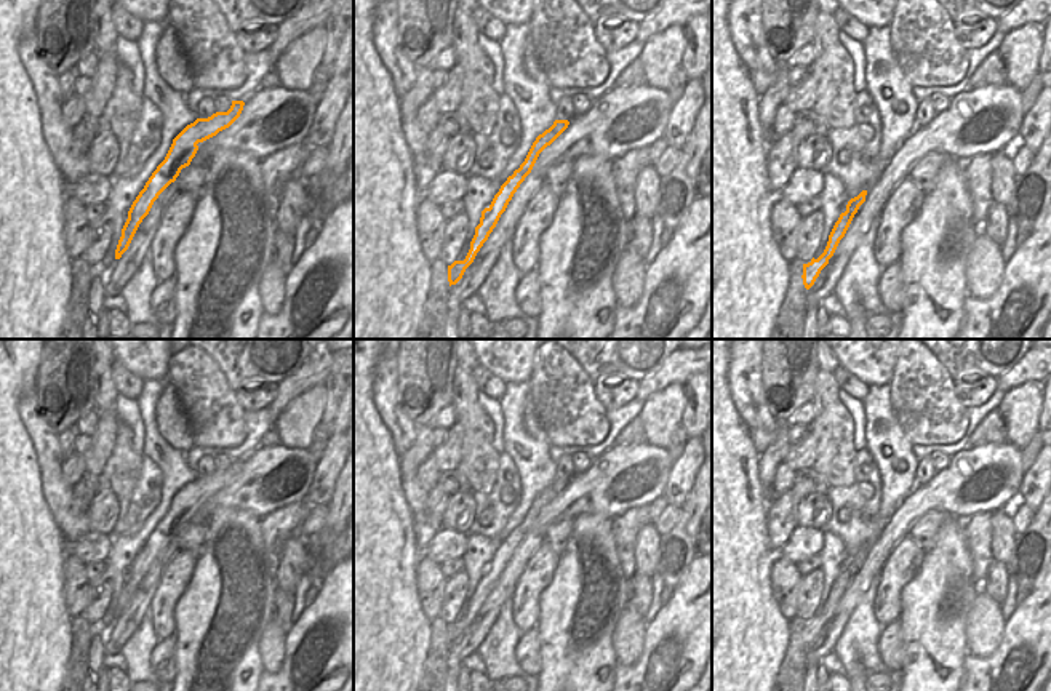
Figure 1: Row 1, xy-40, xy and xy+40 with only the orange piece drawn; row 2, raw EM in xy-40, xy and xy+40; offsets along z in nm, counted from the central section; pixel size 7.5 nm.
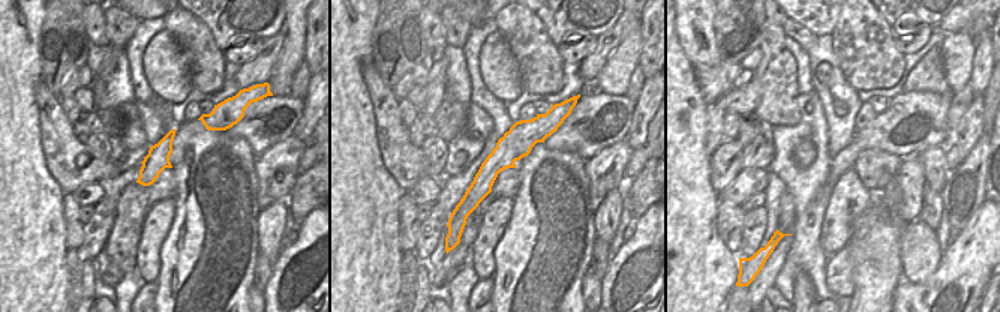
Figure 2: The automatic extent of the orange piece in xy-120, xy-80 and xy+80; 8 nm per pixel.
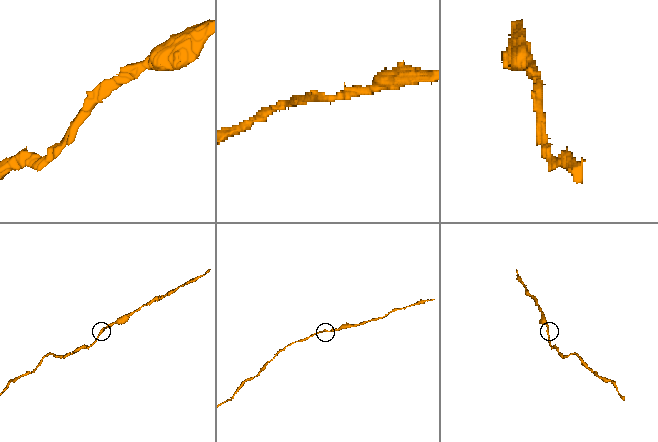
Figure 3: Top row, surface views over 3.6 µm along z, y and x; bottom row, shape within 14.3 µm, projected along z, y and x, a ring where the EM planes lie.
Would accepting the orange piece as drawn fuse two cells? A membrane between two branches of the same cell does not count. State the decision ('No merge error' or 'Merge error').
No merge error.

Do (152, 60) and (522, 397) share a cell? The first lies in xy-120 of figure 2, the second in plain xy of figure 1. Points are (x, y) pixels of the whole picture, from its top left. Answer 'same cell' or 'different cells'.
different cells

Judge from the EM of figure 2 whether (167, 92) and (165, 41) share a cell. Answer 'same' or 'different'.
same

